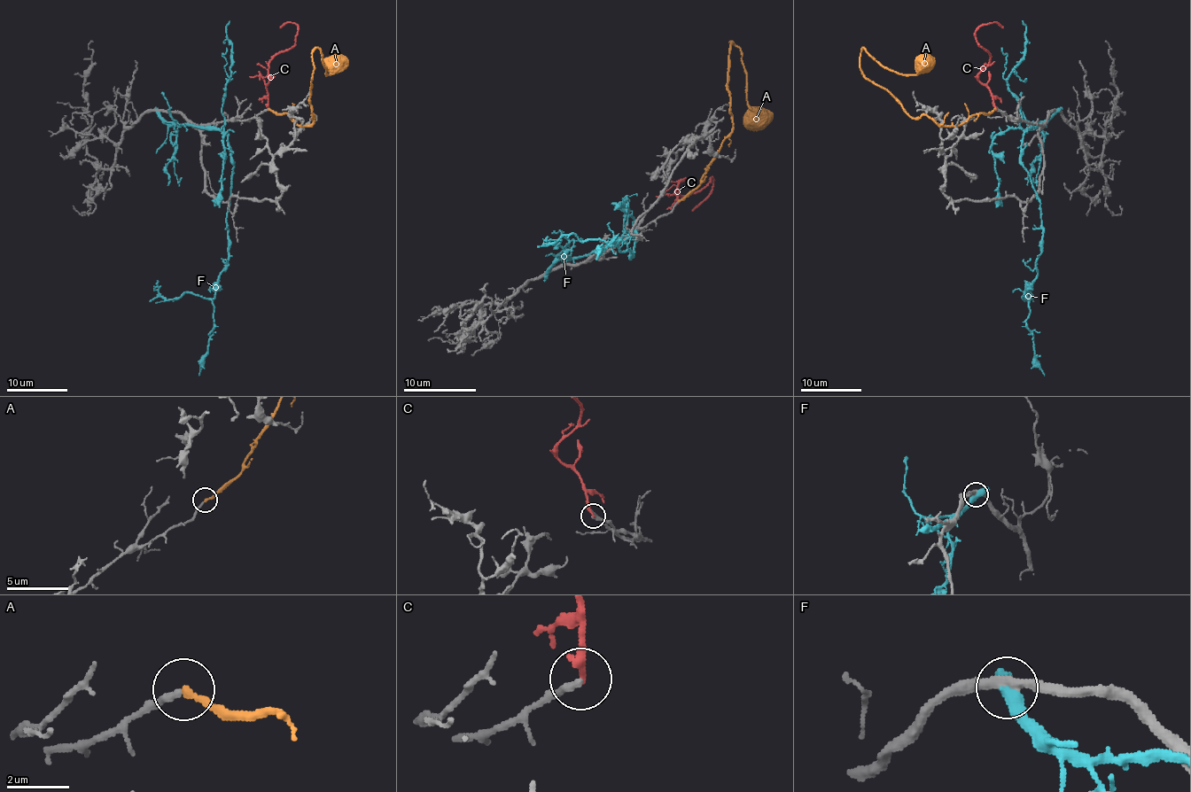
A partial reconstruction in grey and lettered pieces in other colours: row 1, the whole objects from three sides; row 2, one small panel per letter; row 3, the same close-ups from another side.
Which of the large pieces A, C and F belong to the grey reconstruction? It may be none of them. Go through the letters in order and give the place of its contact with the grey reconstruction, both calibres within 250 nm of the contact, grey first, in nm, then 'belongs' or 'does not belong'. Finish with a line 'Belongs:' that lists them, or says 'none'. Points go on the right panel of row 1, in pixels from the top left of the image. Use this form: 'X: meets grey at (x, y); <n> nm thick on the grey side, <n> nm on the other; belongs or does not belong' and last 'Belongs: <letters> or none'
A: meets grey at (994, 109); 200 nm thick on the grey side, 240 nm on the other; belongs
C: meets grey at (996, 109); 200 nm thick on the grey side, 240 nm on the other; does not belong
F: meets grey at (1055, 111); 340 nm thick on the grey side, 600 nm on the other; does not belong
Belongs: A

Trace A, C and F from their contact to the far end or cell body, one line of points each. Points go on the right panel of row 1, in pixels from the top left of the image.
A: (994, 109), (957, 126), (913, 118), (860, 66), (864, 48), (887, 68), (916, 73), (916, 62), (929, 54)
C: (995, 109), (994, 96), (978, 80), (989, 54), (977, 42), (976, 33), (991, 22), (1003, 28)
F: (1055, 111), (1024, 132), (1022, 144), (1039, 202), (1043, 251), (1024, 294), (1026, 328), (1045, 375)

